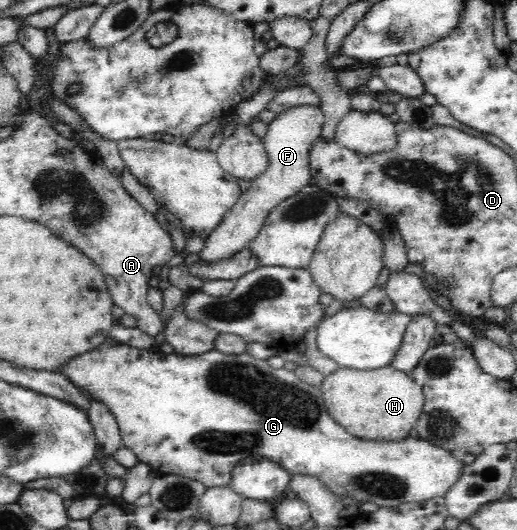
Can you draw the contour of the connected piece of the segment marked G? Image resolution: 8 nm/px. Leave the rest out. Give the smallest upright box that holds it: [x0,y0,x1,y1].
[59,337,469,508]

